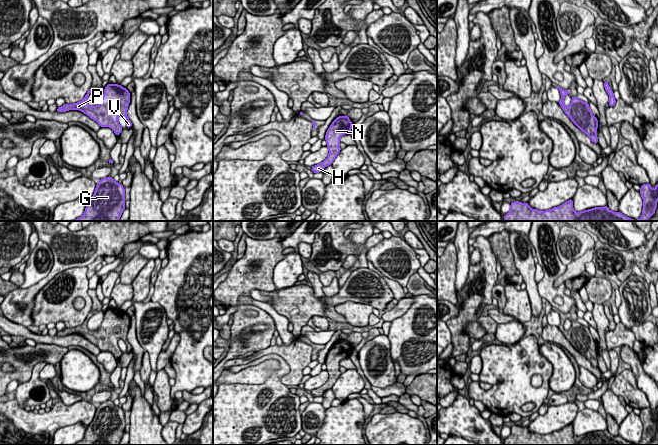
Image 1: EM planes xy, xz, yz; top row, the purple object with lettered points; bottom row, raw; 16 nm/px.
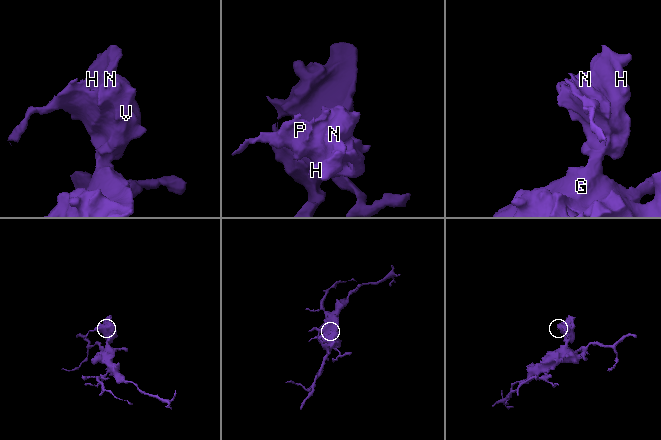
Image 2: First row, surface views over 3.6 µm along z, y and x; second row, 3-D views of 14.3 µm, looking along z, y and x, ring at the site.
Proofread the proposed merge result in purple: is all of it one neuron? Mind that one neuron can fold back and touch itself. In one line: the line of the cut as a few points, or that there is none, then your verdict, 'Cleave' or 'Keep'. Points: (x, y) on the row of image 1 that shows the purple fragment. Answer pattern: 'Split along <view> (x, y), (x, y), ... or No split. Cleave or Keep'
No split. Keep

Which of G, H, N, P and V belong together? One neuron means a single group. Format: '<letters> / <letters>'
G H N P V

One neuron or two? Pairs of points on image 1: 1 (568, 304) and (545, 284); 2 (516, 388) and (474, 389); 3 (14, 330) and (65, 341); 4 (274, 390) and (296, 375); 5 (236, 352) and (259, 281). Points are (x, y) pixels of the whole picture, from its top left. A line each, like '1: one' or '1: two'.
1: one
2: one
3: one
4: two
5: one

